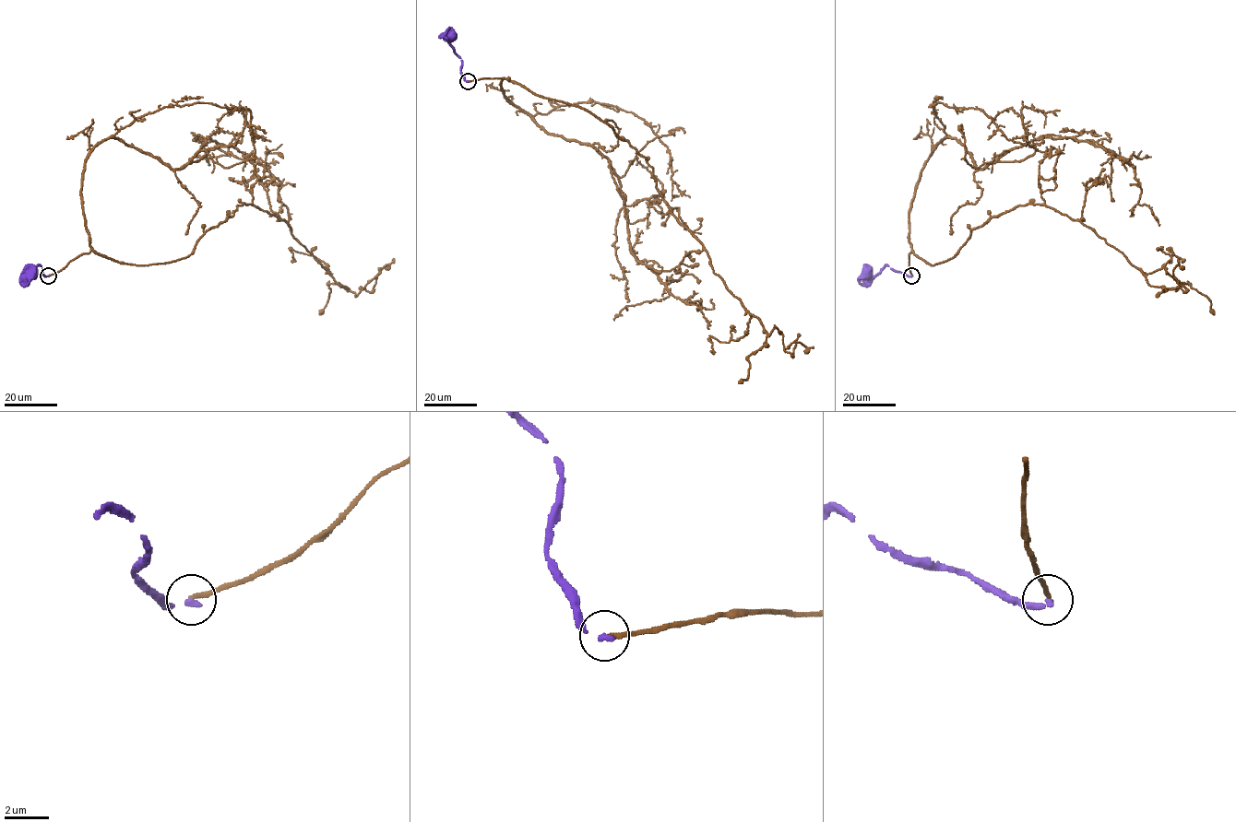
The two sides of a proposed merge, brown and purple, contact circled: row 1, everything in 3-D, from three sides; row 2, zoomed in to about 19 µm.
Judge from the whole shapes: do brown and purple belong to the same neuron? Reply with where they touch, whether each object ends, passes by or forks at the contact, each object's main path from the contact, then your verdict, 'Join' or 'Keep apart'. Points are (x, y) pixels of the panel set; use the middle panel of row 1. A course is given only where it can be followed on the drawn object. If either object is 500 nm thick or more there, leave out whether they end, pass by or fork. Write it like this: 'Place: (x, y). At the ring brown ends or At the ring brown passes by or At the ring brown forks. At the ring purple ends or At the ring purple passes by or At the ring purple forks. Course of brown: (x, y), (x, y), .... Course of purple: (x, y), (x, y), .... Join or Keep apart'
Place: (468, 81). At the ring brown ends. At the ring purple ends. Course of brown: (467, 81), (507, 79), (607, 123), (766, 332), (792, 355), (813, 346). Course of purple: (467, 81), (460, 71), (462, 63), (450, 42), (450, 36). Keep apart

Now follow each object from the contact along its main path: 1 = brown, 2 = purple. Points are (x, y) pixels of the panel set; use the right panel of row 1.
1: (911, 275), (911, 249), (943, 262), (1028, 204), (1089, 227), (1166, 290), (1157, 297), (1185, 290), (1178, 258)
2: (911, 275), (893, 271), (888, 265), (873, 276), (867, 272)

